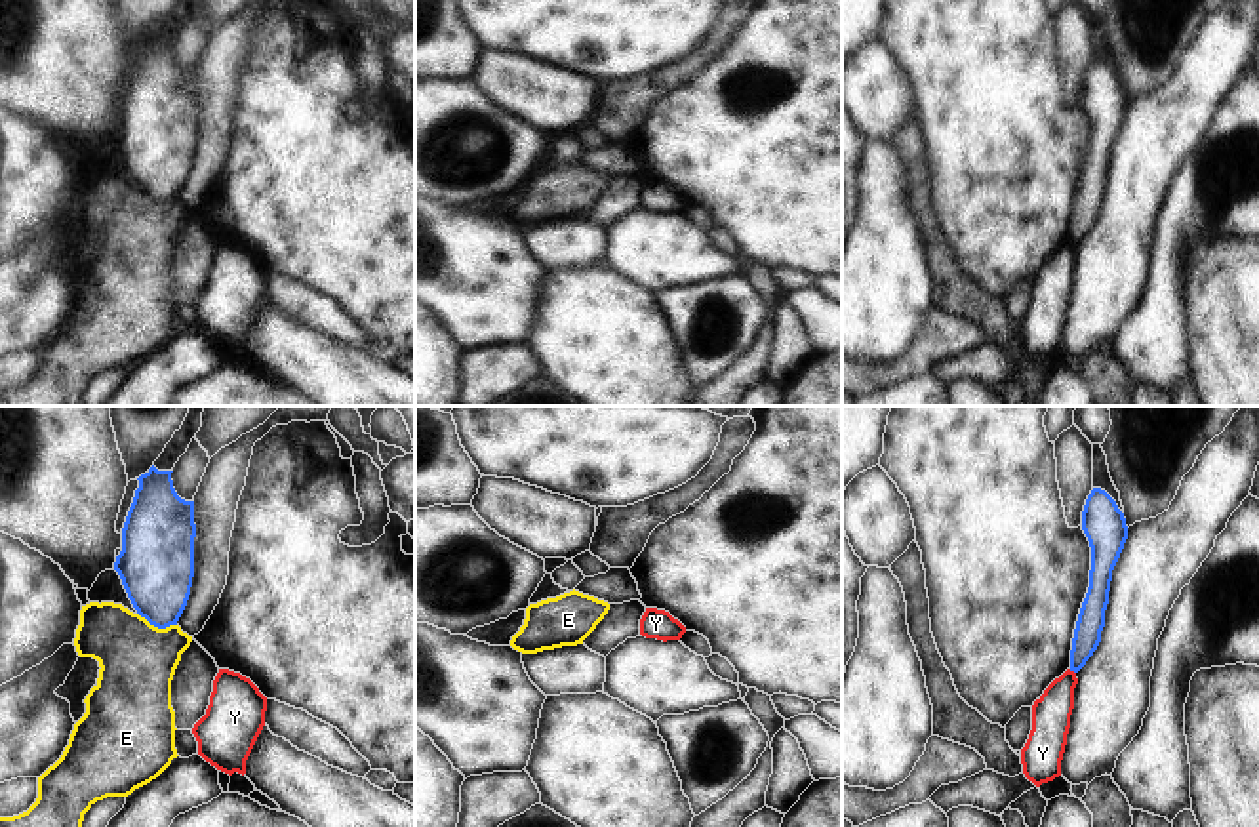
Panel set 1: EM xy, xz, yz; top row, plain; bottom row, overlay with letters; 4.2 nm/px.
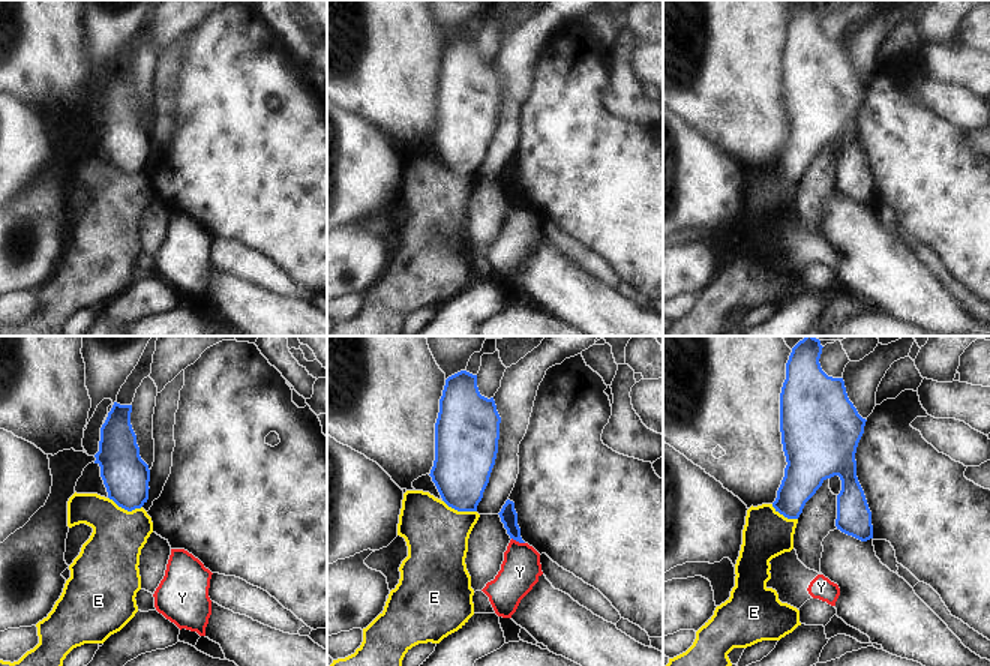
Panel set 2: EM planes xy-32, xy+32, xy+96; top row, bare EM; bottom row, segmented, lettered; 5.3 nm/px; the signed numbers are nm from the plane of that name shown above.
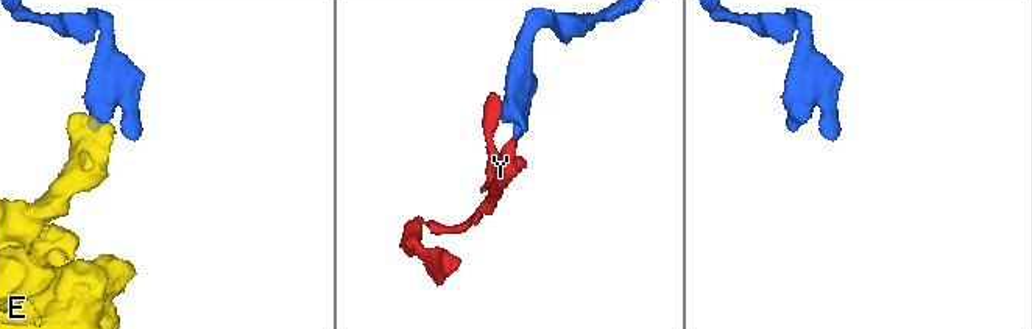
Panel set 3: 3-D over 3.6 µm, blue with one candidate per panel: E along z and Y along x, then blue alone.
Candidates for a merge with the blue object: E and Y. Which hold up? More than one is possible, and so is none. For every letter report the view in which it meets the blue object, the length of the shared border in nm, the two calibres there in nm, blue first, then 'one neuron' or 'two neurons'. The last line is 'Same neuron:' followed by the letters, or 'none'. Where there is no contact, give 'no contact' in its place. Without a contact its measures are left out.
E: xy | 180 nm | 320/320 nm | two neurons
Y: yz | 40 nm | 120/160 nm | two neurons
Same neuron: none

